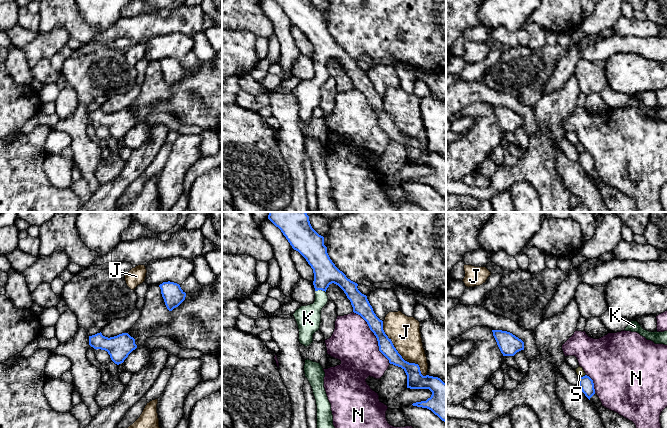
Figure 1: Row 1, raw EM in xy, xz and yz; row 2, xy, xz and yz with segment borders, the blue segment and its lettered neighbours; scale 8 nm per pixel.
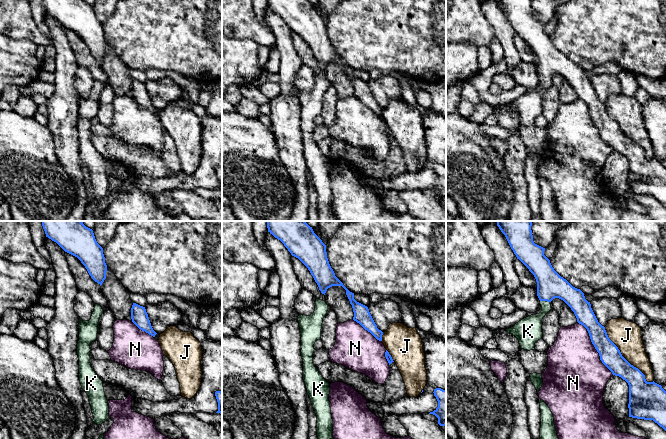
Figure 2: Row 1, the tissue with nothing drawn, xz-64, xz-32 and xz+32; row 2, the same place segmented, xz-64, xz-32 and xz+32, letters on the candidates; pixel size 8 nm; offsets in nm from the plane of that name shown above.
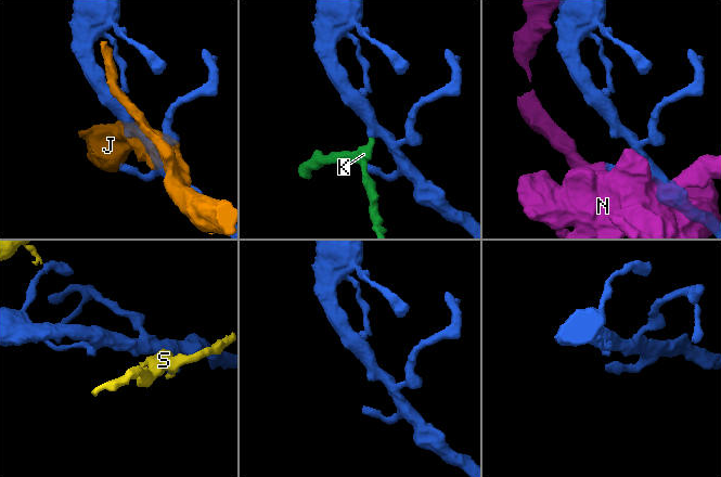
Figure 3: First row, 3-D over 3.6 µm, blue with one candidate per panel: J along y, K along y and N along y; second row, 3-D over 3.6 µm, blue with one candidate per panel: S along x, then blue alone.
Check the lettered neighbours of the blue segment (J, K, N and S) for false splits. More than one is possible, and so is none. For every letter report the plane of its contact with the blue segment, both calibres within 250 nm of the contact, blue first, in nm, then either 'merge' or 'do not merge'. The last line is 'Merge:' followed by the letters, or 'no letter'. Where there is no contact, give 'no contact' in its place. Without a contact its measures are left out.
J: xz | 140/260 nm | do not merge
K: xz | 190/190 nm | merge
N: xz | 140/360 nm | do not merge
S: yz | 120/70 nm | do not merge
Merge: K

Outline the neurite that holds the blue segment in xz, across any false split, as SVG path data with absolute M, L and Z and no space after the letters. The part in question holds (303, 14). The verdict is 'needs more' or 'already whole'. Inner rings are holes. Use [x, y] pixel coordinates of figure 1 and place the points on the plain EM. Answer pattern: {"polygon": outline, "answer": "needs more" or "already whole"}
{"polygon": "M274 0L286 13L292 24L298 27L313 45L315 77L301 82L293 90L299 105L299 118L305 123L313 118L313 110L319 106L321 86L328 78L326 69L330 60L338 61L346 70L353 88L360 91L377 114L379 127L390 140L401 143L407 151L407 164L429 165L432 168L426 177L413 179L413 182L427 184L446 198L446 159L440 154L423 152L418 140L405 137L383 106L383 97L373 87L367 72L340 47L330 35L324 13L319 11L311 0Z", "answer": "needs more"}

